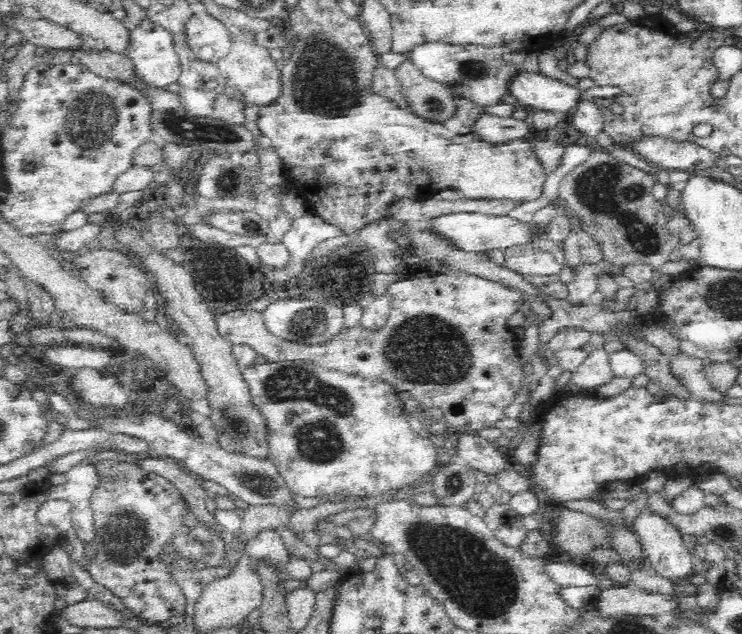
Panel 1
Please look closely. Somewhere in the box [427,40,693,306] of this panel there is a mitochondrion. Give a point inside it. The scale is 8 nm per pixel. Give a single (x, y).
(603, 190)

